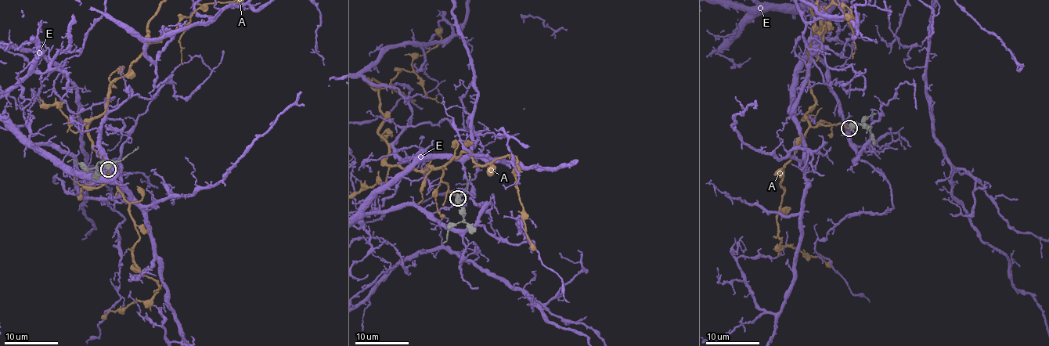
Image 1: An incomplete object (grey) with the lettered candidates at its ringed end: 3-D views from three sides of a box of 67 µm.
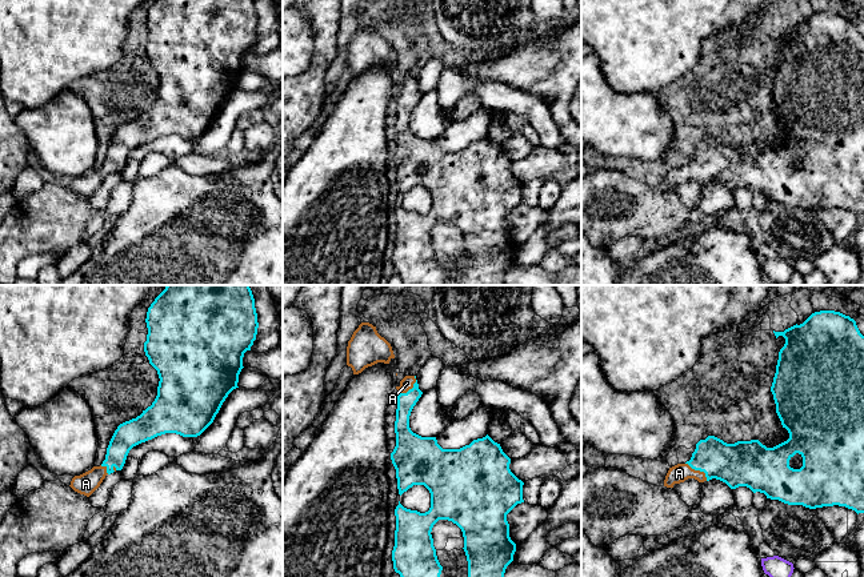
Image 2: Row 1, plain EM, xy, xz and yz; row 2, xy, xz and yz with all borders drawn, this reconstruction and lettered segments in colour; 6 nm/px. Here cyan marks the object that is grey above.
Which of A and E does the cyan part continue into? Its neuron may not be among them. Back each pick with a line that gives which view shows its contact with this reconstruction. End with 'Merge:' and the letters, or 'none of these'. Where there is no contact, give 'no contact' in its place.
A: contact in yz
Merge: A

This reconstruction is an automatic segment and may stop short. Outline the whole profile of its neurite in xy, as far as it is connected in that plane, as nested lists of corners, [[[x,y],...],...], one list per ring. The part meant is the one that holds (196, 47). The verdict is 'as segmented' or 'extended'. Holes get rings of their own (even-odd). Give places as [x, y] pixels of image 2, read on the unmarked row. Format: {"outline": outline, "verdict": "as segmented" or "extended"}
{"outline": [[[155,0],[147,13],[144,53],[157,72],[157,97],[140,117],[115,132],[100,168],[75,177],[71,189],[89,199],[107,176],[121,172],[129,152],[165,135],[200,137],[215,121],[228,96],[239,89],[243,59],[257,36],[255,0]]], "verdict": "extended"}

